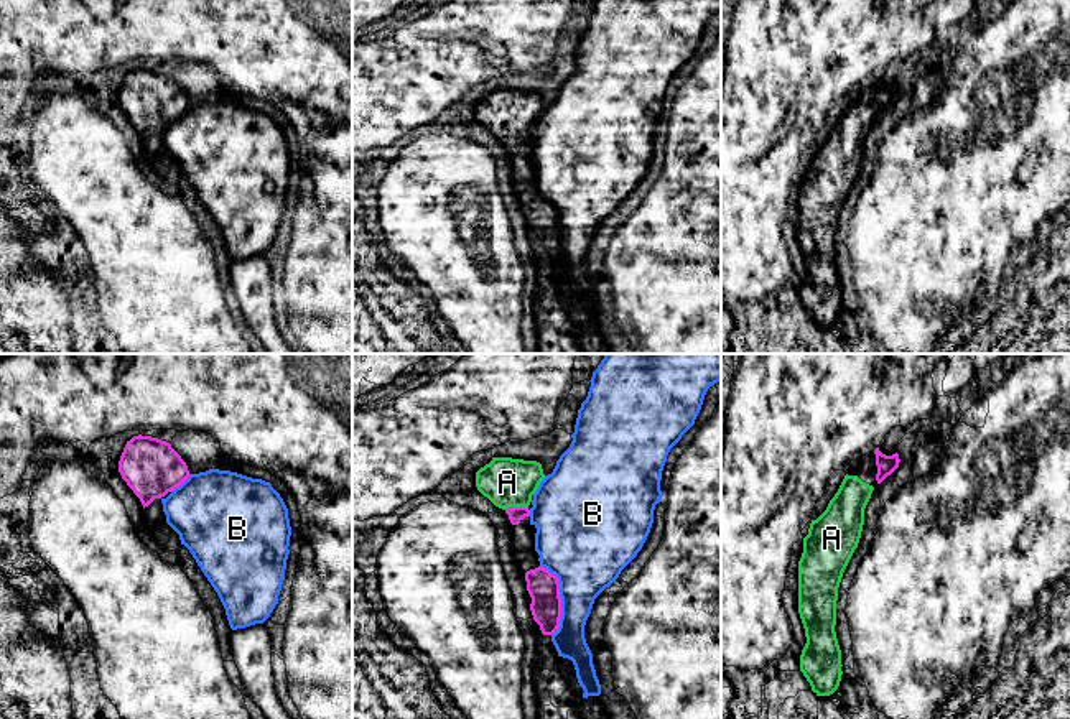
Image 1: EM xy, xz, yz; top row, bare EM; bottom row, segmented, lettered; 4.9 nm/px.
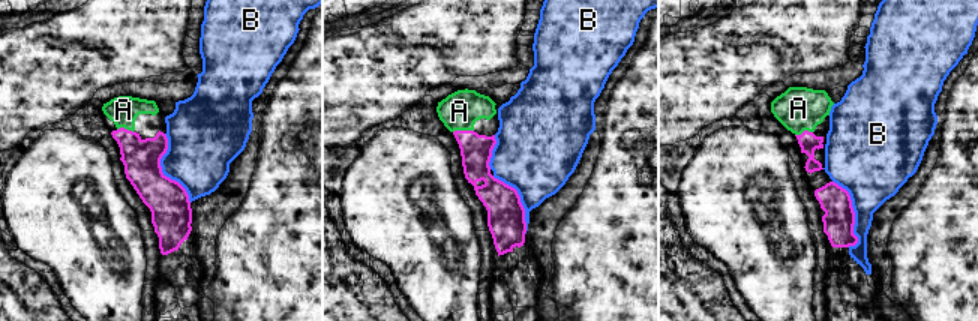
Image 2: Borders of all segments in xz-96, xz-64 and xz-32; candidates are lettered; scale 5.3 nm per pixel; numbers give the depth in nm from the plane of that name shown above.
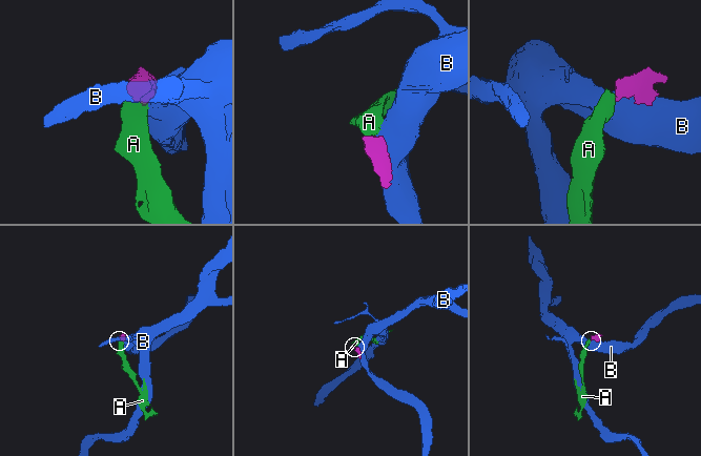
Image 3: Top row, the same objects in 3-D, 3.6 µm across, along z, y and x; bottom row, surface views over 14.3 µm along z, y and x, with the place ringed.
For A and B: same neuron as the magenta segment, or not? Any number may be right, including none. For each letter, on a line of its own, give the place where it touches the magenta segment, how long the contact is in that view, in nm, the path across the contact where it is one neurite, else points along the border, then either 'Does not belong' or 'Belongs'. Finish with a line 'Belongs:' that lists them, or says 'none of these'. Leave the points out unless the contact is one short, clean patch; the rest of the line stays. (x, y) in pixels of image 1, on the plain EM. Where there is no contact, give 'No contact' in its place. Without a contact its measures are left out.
A: Touches magenta at xz (516, 139). Shared border 120 nm. Path across: xz (516, 145), (516, 139), (516, 130), (507, 114). Belongs
B: Touches magenta at xz (560, 231). Shared border 360 nm. Does not belong
Belongs: A

